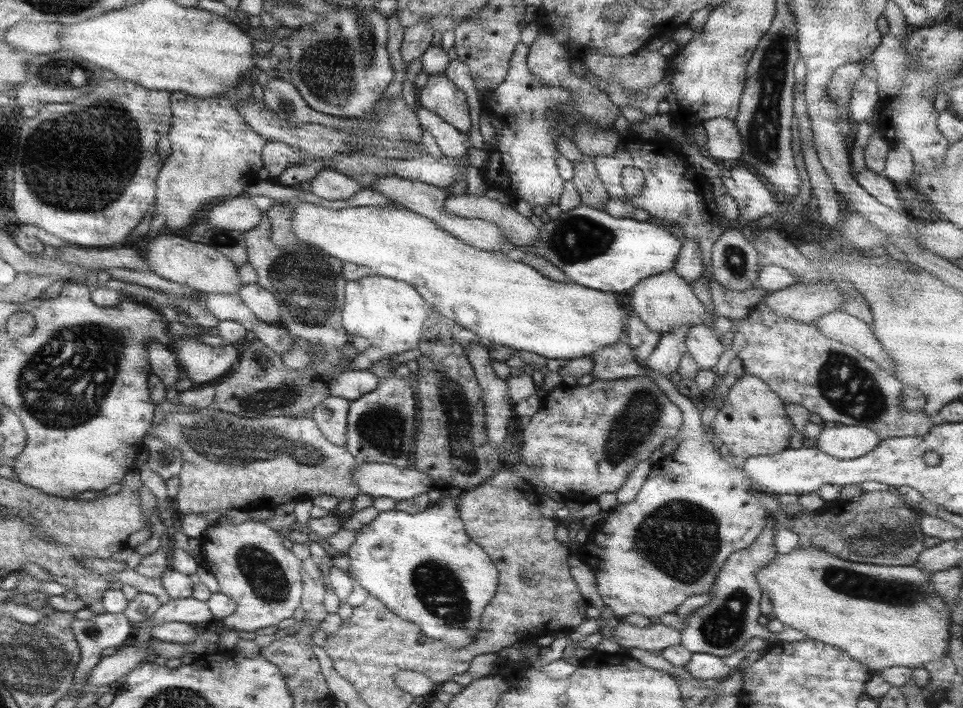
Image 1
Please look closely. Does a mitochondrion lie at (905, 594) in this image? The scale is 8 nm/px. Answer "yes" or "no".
yes

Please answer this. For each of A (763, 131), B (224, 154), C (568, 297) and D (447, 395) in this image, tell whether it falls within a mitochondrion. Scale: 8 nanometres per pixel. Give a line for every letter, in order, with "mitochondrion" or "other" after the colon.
A: mitochondrion
B: other
C: other
D: mitochondrion

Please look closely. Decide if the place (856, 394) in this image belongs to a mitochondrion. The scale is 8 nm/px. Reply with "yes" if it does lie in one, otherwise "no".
yes

